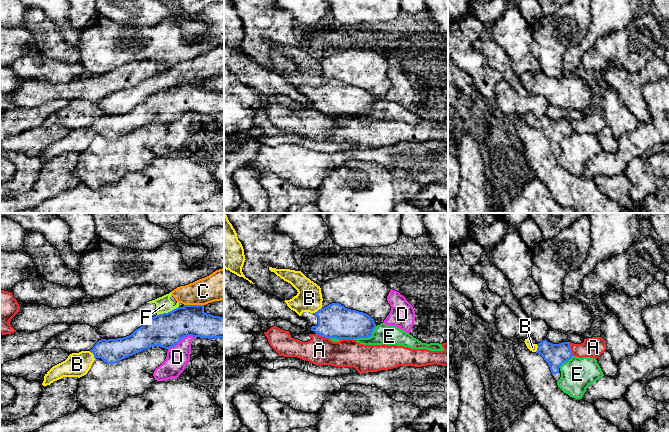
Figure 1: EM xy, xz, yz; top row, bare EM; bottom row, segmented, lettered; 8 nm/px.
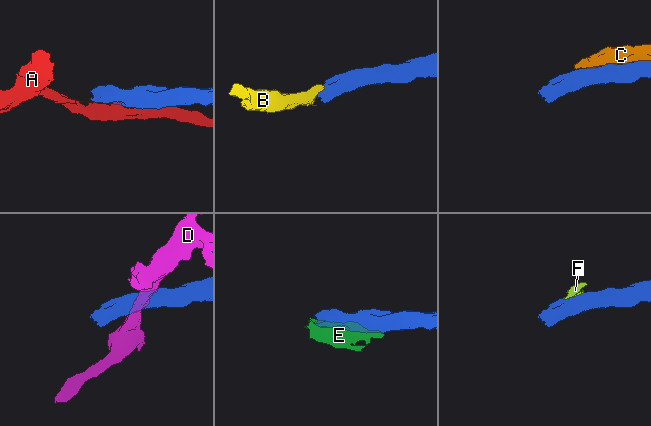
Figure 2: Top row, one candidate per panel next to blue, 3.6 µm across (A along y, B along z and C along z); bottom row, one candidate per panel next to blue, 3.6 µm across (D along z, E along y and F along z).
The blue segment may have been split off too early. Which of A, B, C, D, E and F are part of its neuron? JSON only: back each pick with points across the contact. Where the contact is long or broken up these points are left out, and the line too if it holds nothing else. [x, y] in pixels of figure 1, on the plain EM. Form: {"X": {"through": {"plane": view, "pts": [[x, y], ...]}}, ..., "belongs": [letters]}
{"B": {"through": {"plane": "xy", "pts": [[111, 127], [97, 127], [93, 130], [77, 140]]}}, "belongs": ["B"]}

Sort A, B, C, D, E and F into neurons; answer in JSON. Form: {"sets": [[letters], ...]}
{"sets": [["A"], ["B"], ["C", "F"], ["D"], ["E"]]}

